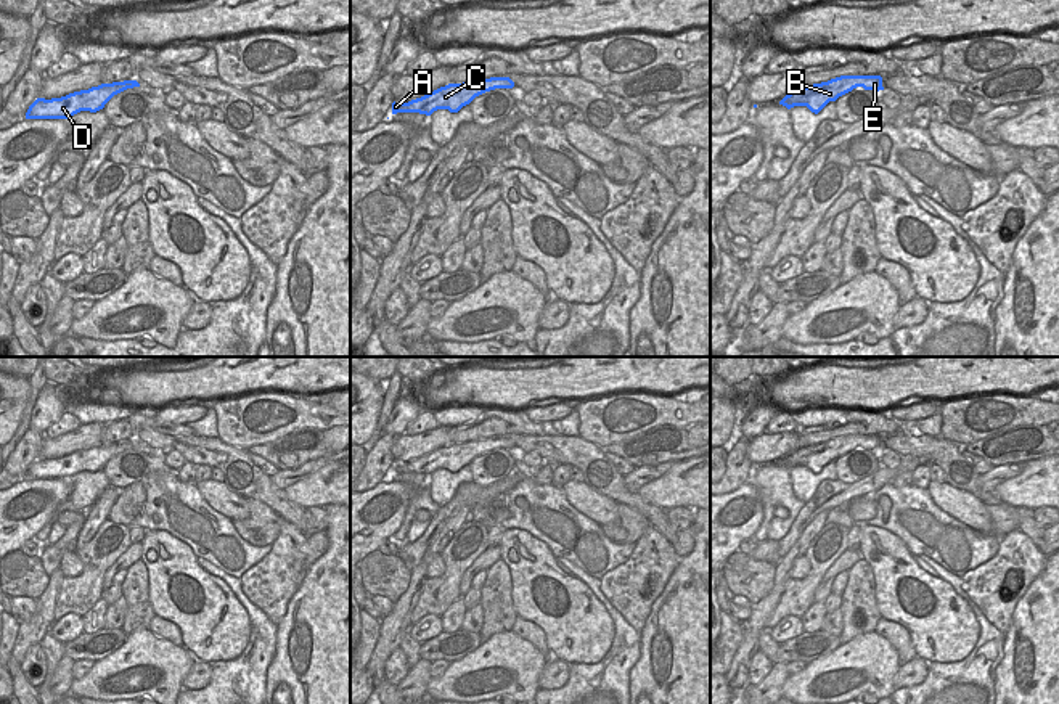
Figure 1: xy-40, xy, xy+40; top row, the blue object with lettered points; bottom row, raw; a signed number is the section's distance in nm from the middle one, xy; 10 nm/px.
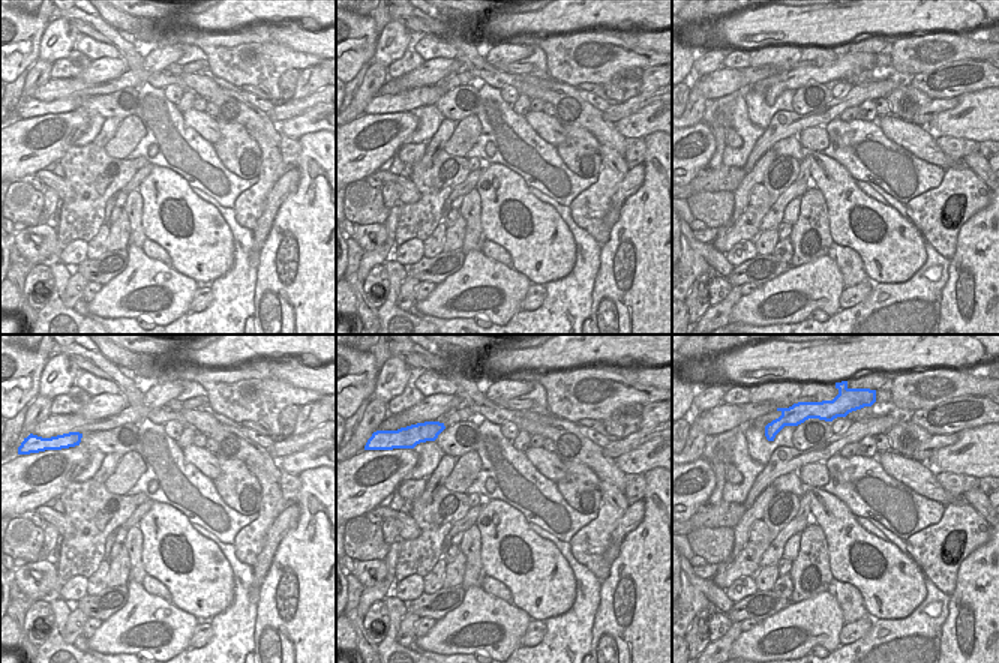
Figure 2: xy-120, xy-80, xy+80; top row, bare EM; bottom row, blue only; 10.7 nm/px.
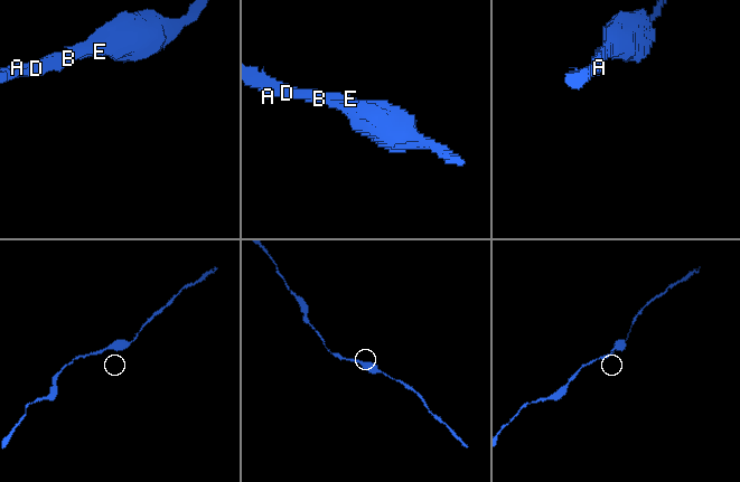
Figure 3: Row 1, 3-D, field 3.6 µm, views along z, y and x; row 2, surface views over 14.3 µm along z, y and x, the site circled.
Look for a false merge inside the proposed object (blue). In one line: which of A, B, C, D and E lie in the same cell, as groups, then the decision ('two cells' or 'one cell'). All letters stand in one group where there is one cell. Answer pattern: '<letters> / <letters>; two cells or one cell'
A B C D E; one cell

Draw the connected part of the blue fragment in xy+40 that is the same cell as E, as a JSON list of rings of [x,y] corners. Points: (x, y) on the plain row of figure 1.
[[[840,436],[828,442],[797,448],[786,455],[779,465],[787,469],[807,466],[812,473],[818,474],[829,461],[836,461],[857,447],[877,452],[884,450],[881,436]]]

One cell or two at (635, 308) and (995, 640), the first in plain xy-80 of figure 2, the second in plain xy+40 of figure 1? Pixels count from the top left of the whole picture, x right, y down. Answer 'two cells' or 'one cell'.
two cells

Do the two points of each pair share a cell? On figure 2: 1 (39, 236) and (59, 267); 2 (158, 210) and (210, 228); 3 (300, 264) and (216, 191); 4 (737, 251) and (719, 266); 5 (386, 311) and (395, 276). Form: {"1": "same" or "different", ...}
{"1": "different", "2": "same", "3": "different", "4": "different", "5": "same"}

